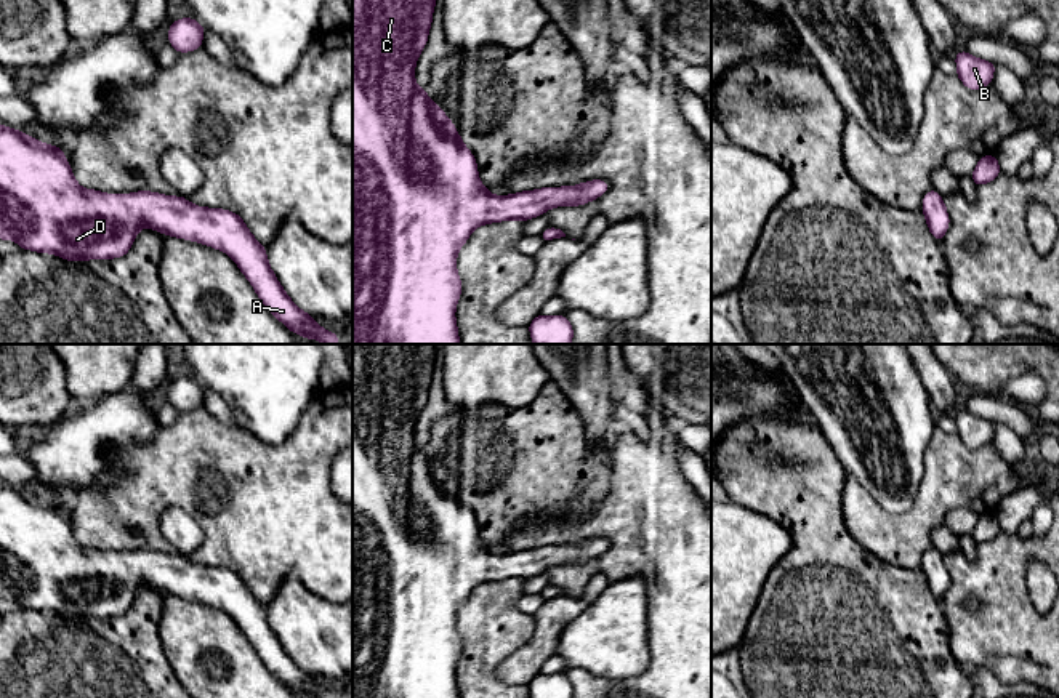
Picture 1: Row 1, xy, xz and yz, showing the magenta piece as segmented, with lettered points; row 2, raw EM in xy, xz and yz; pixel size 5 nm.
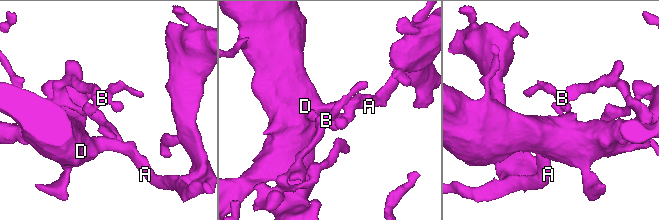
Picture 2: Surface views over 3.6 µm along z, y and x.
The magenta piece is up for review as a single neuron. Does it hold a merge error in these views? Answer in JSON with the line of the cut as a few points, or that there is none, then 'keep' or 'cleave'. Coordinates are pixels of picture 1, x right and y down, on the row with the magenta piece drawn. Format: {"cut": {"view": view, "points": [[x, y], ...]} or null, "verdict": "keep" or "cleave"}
{"cut": null, "verdict": "keep"}

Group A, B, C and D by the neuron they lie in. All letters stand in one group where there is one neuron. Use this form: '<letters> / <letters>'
A B C D

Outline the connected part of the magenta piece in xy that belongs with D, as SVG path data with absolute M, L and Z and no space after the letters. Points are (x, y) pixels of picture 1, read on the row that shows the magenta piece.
M0 125L0 240L14 240L22 250L56 255L66 261L114 259L130 251L143 227L224 251L247 277L264 307L292 333L324 344L338 344L338 333L317 325L314 315L290 299L269 266L264 245L253 237L237 213L197 207L183 195L170 197L151 191L104 194L83 189L75 181L62 149Z

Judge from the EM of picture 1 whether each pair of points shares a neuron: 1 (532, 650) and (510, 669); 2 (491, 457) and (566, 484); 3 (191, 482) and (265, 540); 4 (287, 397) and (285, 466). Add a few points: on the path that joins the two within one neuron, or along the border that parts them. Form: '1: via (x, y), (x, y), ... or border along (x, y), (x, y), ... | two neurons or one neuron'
1: via (527, 655), (515, 668) | one neuron
2: via (510, 461), (540, 461), (547, 466) | one neuron
3: via (209, 484), (247, 522) | one neuron
4: border along (306, 407), (281, 442), (263, 444), (249, 433) | two neurons

